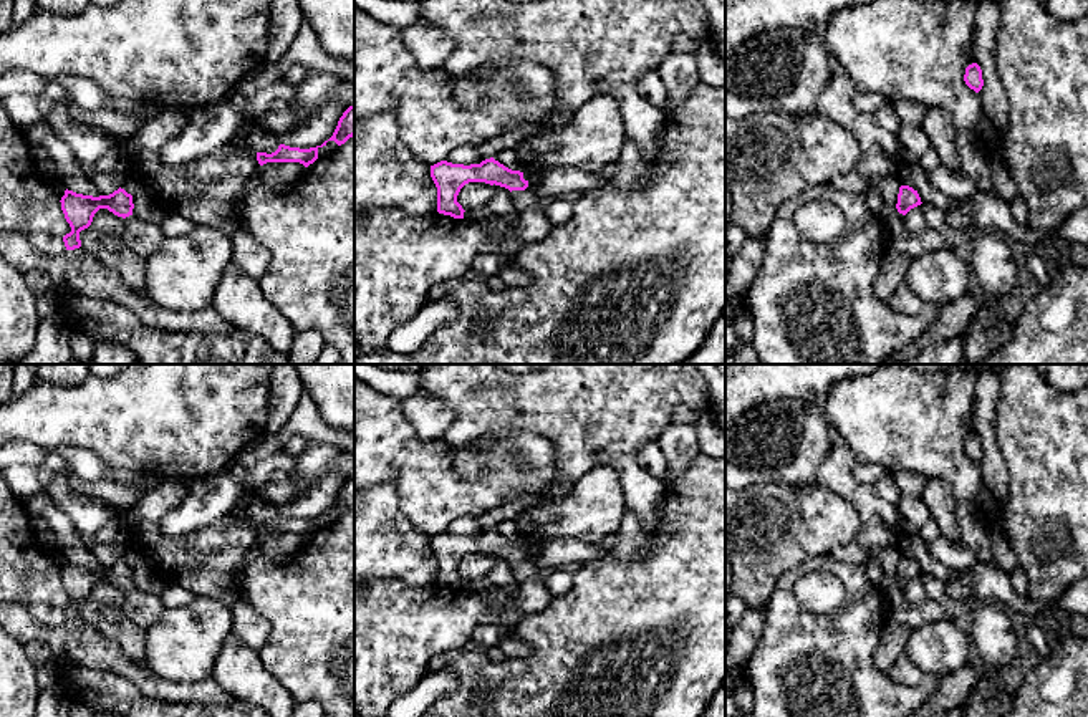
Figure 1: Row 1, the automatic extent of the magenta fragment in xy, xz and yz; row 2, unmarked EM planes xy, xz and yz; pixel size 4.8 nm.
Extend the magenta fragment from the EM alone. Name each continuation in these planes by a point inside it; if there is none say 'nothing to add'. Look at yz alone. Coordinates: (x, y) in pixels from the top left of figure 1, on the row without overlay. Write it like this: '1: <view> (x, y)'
nothing to add

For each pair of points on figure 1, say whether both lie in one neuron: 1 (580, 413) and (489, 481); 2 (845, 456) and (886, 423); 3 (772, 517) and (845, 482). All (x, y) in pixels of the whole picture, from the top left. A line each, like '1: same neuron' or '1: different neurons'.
1: different neurons
2: different neurons
3: different neurons

